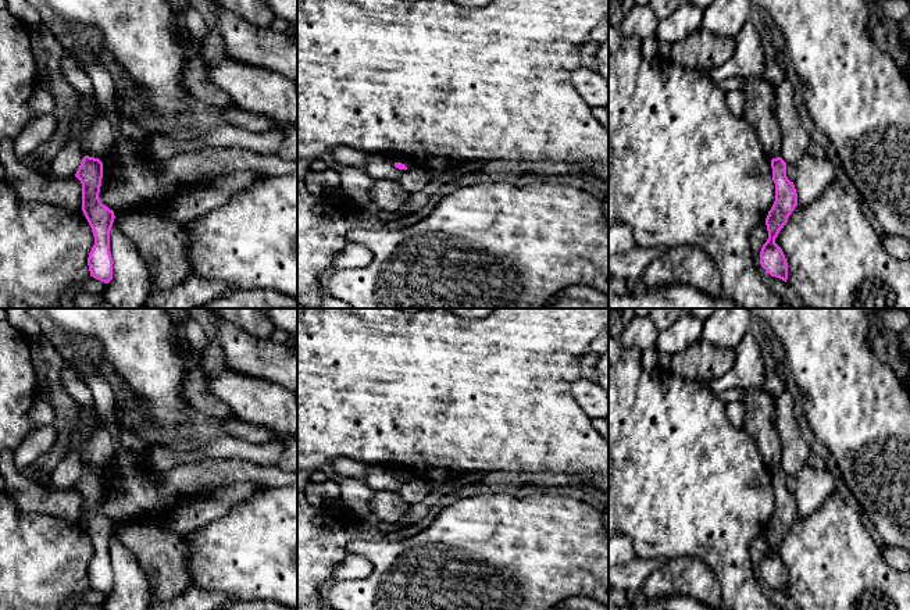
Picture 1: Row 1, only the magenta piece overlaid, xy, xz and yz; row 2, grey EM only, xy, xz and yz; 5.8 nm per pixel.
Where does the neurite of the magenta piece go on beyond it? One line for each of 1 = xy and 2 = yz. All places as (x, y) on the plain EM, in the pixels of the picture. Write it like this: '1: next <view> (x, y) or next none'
1: next none
2: next none

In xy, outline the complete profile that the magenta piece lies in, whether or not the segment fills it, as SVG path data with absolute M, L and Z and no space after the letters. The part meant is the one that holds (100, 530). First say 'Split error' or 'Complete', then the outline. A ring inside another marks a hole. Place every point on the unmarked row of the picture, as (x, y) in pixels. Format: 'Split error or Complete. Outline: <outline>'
Complete. Outline: M85 467L75 488L82 495L82 522L94 547L94 556L88 568L90 588L108 595L113 591L110 542L115 527L99 510L103 474L99 470Z

